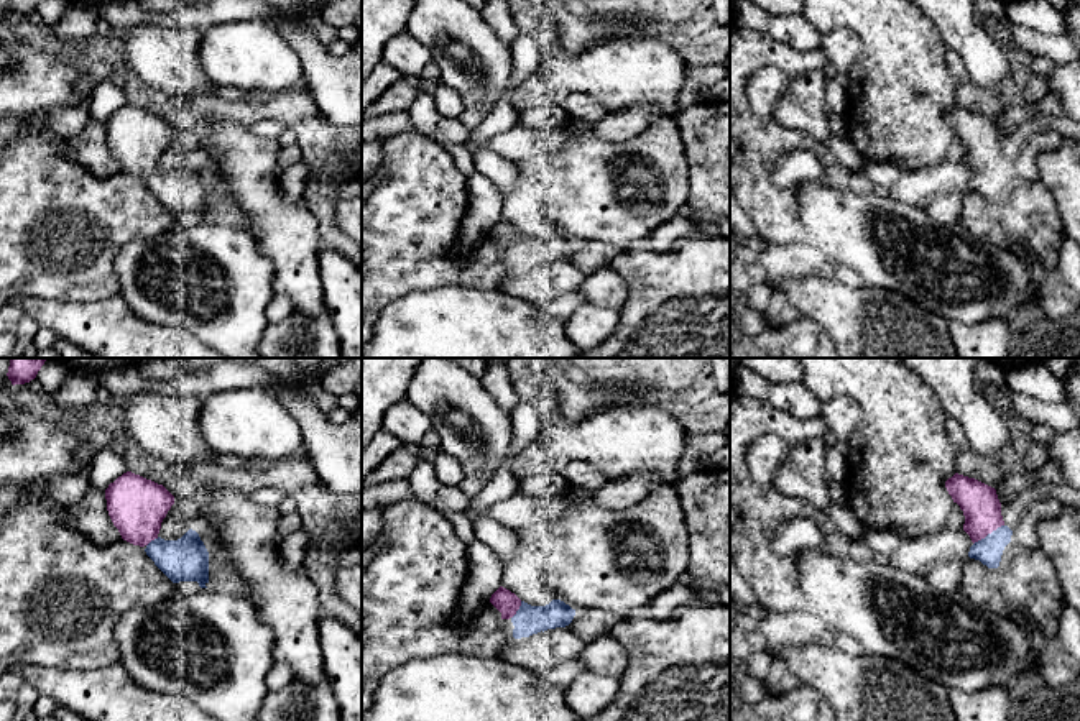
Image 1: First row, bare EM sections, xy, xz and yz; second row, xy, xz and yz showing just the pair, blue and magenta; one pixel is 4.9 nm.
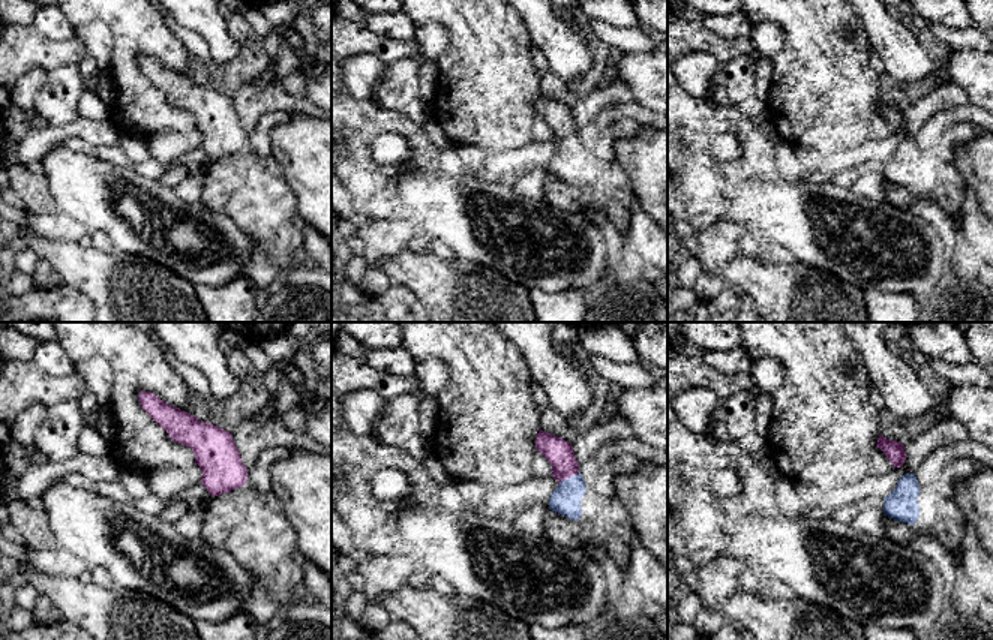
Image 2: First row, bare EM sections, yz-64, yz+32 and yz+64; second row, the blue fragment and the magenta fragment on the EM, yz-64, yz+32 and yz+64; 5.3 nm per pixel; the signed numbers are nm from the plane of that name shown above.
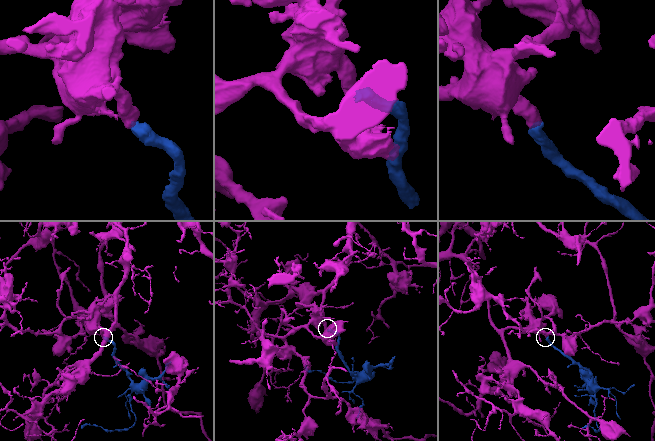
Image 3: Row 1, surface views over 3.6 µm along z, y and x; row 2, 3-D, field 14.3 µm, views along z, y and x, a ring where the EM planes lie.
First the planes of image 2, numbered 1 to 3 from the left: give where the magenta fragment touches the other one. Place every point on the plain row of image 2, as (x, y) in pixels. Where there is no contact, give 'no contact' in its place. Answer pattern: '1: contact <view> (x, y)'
1: no contact
2: contact yz+32 (570, 141)
3: no contact

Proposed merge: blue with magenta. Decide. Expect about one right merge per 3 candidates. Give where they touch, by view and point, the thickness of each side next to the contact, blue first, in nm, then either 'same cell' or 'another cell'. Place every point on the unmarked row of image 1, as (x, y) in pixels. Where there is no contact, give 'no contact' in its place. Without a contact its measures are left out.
contact yz (988, 166); calibres 140 and 190 nm; same cell

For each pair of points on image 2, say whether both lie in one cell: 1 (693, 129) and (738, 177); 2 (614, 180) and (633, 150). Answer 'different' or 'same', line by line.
1: same
2: different

